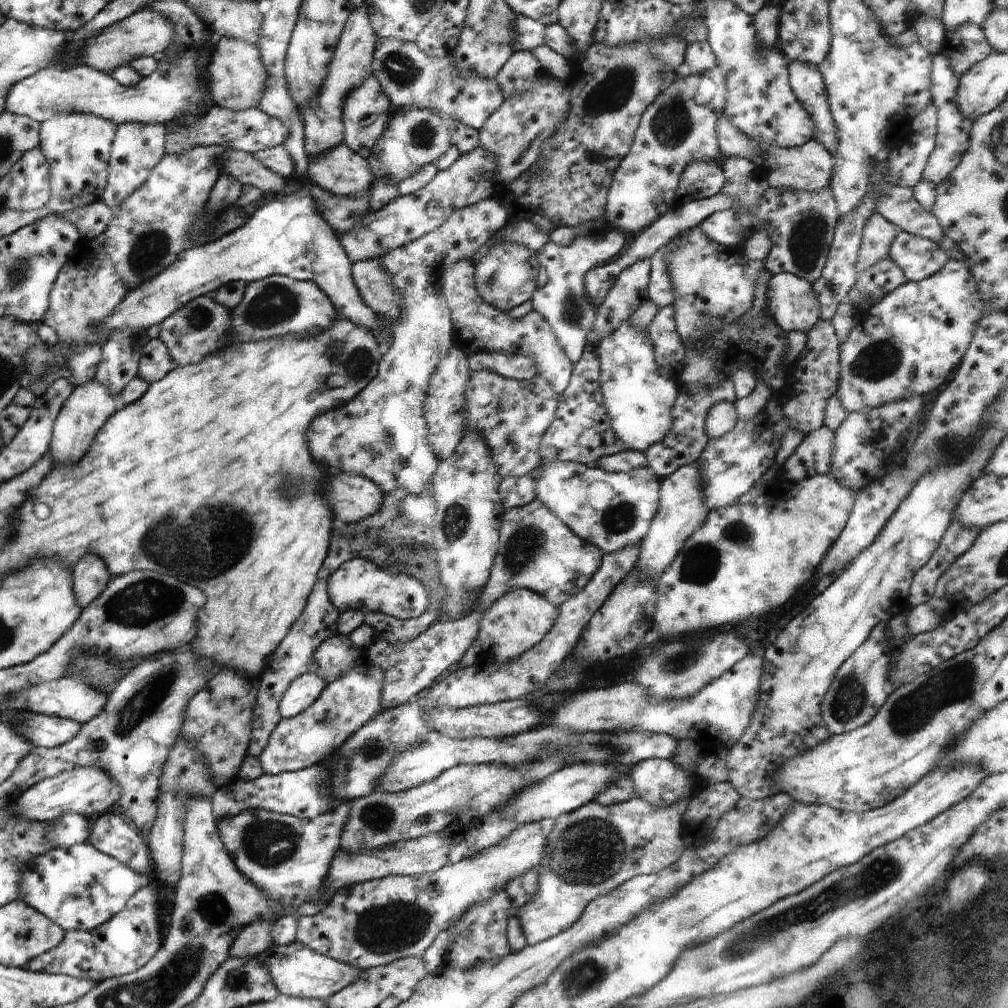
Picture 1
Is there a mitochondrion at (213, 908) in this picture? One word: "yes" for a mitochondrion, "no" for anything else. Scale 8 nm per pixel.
yes

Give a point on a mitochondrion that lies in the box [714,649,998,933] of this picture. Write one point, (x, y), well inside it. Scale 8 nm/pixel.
(919, 706)

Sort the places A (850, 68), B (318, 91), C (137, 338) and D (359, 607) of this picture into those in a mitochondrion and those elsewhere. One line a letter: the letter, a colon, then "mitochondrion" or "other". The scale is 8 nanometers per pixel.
A: mitochondrion
B: other
C: other
D: other

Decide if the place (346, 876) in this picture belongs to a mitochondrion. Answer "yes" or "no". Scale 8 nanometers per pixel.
no

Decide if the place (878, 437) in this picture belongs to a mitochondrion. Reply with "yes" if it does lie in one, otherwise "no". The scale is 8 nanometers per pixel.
no

